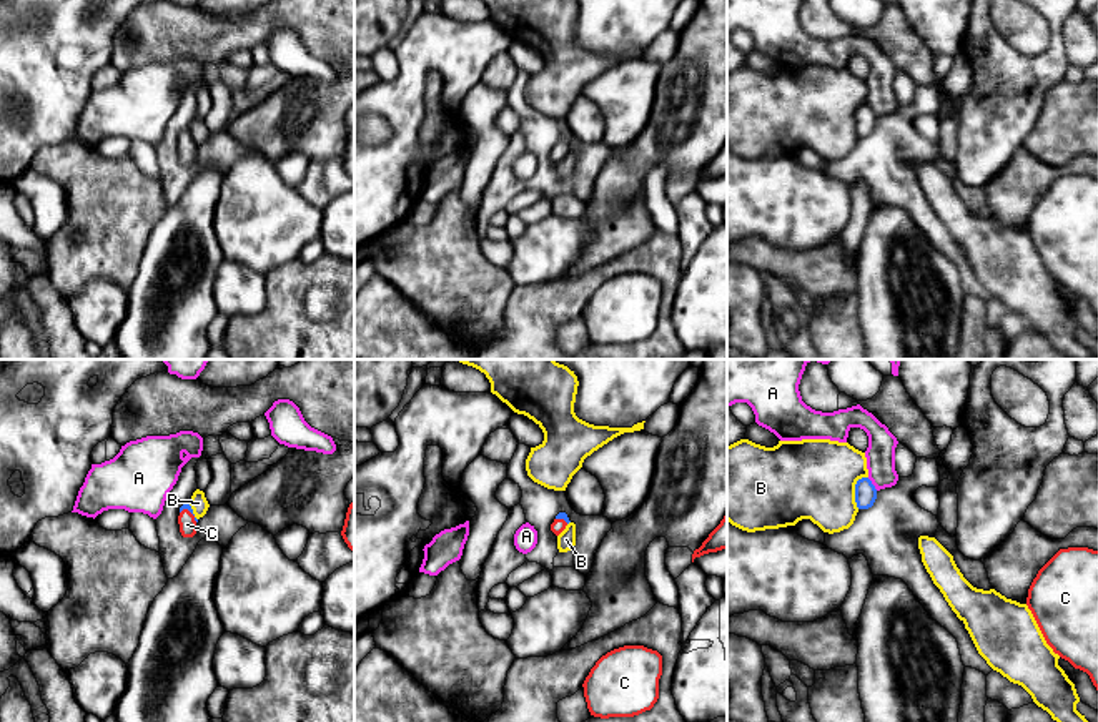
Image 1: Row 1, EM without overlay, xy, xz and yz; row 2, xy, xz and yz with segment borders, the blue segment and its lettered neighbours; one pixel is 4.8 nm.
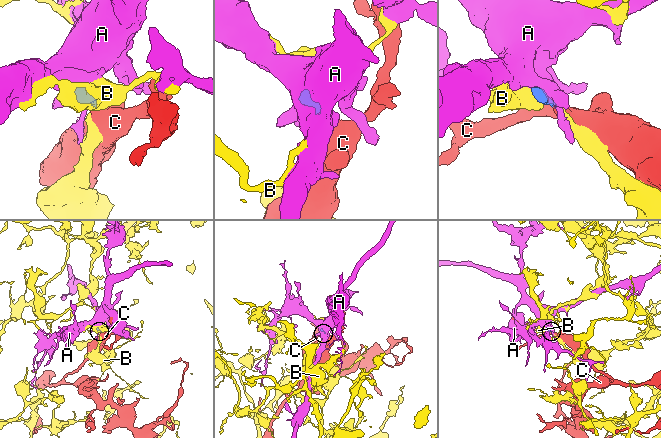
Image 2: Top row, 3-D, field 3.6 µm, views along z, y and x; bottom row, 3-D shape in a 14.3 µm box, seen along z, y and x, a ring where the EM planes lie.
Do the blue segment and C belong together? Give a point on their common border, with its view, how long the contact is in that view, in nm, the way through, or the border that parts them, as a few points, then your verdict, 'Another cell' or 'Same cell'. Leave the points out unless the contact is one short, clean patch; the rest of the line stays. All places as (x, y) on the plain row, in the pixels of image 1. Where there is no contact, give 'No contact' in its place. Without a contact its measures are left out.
Touches blue at xy (190, 138). Shared border 100 nm. Path across: xy (185, 133), (190, 138), (187, 148). Same cell

